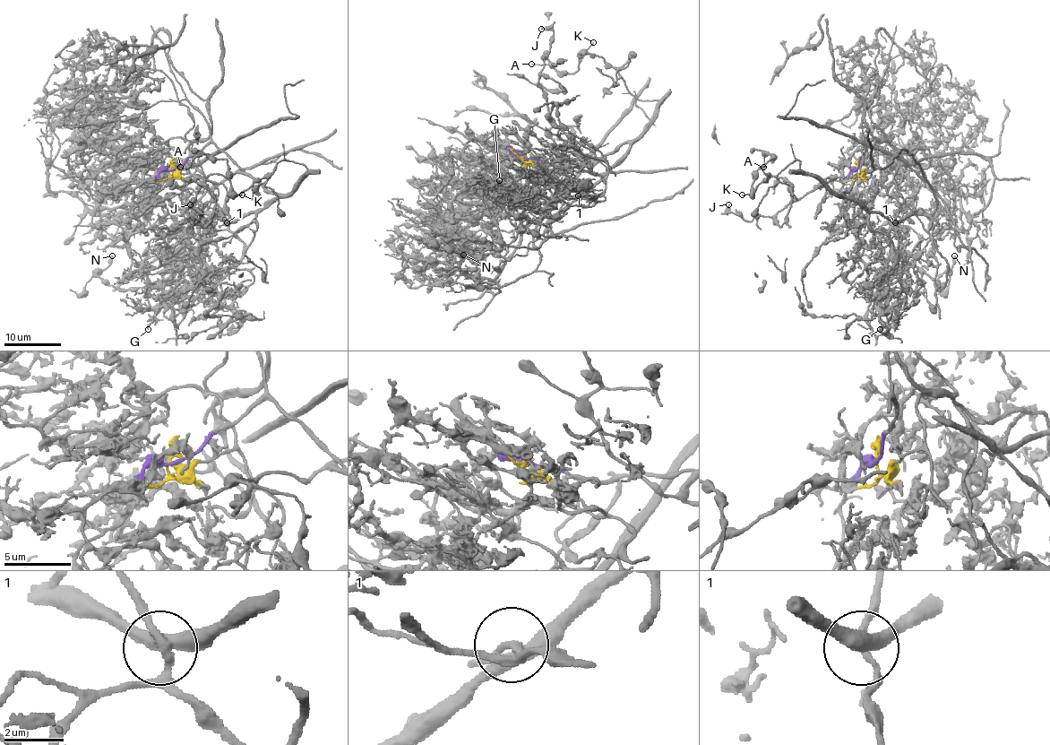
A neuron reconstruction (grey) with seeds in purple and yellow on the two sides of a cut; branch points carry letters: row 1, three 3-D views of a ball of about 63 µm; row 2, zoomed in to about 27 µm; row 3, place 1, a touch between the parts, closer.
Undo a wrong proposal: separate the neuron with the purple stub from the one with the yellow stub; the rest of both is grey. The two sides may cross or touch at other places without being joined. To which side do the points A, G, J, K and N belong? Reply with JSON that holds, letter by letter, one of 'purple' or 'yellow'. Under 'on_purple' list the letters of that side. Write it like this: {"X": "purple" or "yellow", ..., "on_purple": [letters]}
{"A": "purple", "G": "yellow", "J": "purple", "K": "purple", "N": "purple", "on_purple": ["A", "J", "K", "N"]}

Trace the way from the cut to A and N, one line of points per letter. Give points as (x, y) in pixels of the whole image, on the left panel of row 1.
A: (171, 168), (214, 143), (268, 190), (287, 194), (306, 170), (281, 160), (238, 194), (224, 159), (180, 167)
N: (171, 168), (214, 143), (278, 195), (202, 214), (197, 251), (156, 284), (107, 285), (112, 255)

